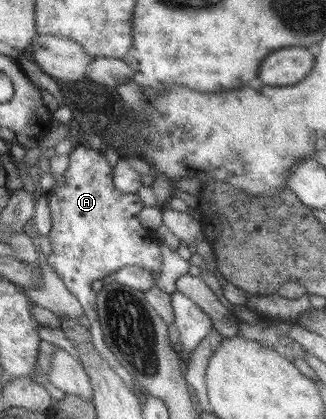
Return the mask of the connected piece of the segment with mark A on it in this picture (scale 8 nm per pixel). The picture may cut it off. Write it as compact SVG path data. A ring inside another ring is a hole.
M76 145L62 177L57 178L50 191L40 191L46 197L52 220L48 234L52 254L48 255L47 267L53 269L81 303L91 323L89 332L93 344L102 357L112 357L113 353L103 343L97 293L92 290L92 283L126 267L135 266L152 274L160 274L162 269L158 237L140 223L139 215L145 205L137 193L123 192L115 187L113 171L104 154Z

